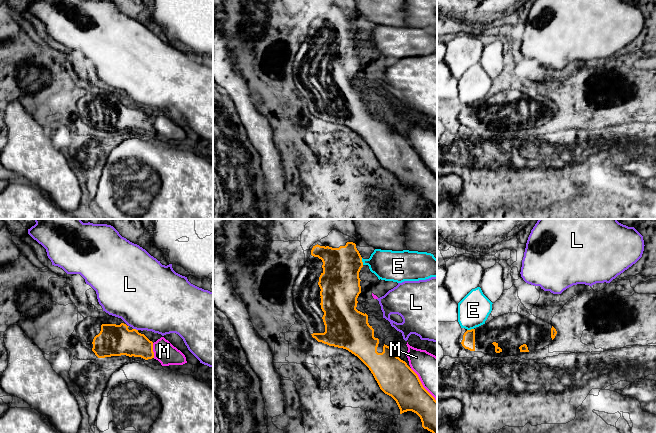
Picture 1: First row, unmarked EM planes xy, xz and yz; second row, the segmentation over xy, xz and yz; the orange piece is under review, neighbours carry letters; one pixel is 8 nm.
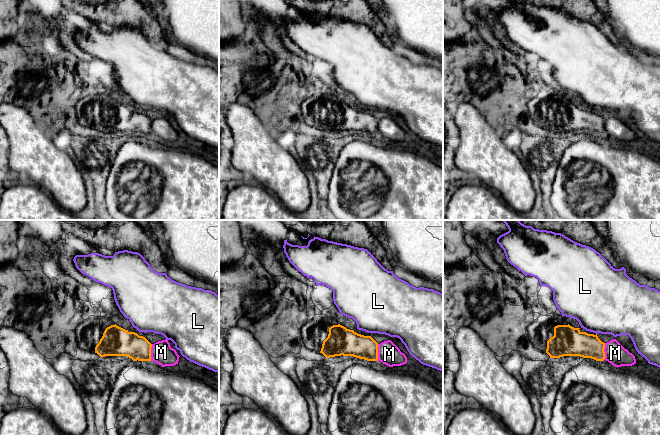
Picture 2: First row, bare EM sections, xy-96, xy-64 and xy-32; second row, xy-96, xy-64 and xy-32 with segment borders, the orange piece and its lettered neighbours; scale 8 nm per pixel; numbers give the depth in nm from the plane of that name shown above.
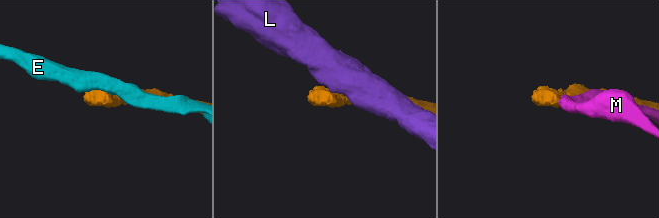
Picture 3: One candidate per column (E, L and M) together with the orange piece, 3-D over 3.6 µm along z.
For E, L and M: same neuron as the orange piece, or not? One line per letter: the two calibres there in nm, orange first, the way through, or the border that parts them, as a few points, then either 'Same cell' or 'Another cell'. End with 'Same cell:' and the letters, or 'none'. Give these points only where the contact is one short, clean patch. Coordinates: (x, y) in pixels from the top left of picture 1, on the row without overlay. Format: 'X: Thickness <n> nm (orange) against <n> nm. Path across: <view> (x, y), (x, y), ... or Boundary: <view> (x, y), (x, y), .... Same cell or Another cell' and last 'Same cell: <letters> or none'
E: Thickness 320 nm (orange) against 240 nm. Boundary: xz (361, 34), (363, 40). Another cell
L: Thickness 260 nm (orange) against 480 nm. Another cell
M: Thickness 220 nm (orange) against 170 nm. Another cell
Same cell: none

